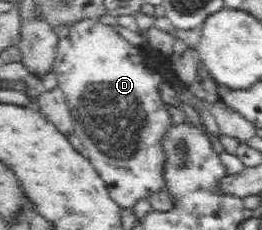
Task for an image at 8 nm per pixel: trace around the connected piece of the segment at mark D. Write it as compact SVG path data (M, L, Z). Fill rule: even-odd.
M87 18L60 27L57 34L53 73L72 113L75 134L87 149L88 158L108 186L112 198L121 207L132 208L137 200L158 190L163 192L161 137L171 125L171 116L157 86L167 80L173 82L173 73L166 69L156 70L155 62L148 54L141 55L113 26L97 19Z

